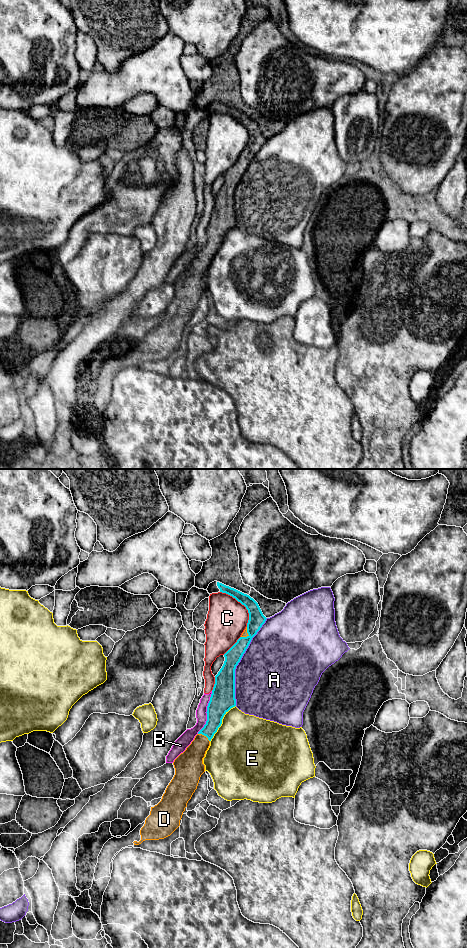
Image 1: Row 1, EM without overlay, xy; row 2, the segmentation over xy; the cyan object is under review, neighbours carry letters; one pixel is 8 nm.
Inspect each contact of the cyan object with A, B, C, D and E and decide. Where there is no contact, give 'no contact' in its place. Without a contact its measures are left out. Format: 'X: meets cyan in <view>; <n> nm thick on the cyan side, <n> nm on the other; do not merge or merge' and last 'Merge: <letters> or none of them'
A: meets cyan in xy; 180 nm thick on the cyan side, 500 nm on the other; do not merge
B: meets cyan in xy; 200 nm thick on the cyan side, 100 nm on the other; do not merge
C: meets cyan in xy; 130 nm thick on the cyan side, 320 nm on the other; do not merge
D: meets cyan in xy; 160 nm thick on the cyan side, 200 nm on the other; merge
E: meets cyan in xy; 200 nm thick on the cyan side, 480 nm on the other; do not merge
Merge: D

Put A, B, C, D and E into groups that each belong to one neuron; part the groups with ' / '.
A / B C / D / E

